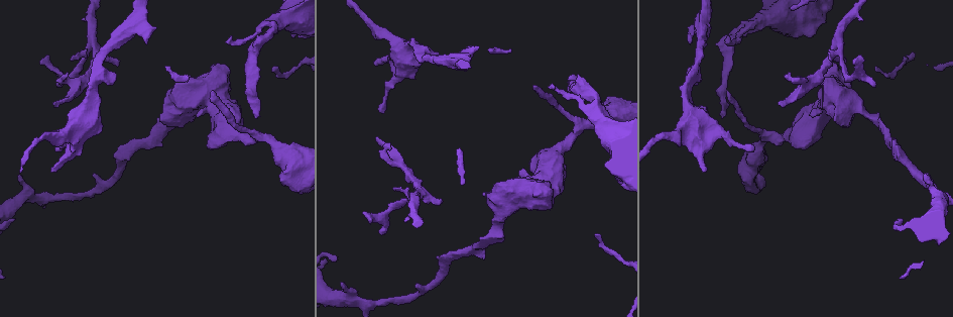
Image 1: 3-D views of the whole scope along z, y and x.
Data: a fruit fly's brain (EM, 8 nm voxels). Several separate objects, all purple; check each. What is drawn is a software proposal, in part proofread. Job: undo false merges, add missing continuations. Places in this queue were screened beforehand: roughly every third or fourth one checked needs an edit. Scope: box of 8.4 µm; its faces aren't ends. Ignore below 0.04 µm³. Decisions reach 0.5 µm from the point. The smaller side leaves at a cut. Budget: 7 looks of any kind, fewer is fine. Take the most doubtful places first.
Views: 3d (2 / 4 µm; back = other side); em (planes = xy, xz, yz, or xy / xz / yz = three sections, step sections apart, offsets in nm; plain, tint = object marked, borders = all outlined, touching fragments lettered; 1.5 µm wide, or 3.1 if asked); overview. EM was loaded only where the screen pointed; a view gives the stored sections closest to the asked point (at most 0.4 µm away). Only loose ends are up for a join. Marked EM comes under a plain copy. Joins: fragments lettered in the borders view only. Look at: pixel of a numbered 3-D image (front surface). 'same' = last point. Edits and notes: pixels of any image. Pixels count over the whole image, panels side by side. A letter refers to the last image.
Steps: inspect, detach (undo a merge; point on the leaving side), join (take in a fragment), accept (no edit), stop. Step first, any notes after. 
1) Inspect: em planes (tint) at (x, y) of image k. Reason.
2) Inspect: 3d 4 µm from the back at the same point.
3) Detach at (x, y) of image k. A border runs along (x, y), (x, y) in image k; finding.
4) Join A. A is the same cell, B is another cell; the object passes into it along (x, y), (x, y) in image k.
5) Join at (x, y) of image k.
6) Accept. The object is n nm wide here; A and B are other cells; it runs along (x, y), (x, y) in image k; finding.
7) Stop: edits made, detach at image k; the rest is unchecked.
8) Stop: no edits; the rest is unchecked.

Inspect: em planes (borders) at (256, 117) of image 1.

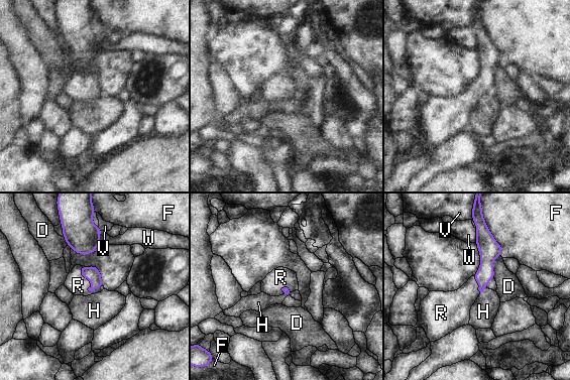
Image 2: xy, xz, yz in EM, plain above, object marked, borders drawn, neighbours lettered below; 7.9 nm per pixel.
Join R. R is the same cell, D, F, H, V and W are other cells; the object passes into it along (92, 272), (91, 284), (78, 285) in image 2; it goes on there.

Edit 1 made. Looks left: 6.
Inspect: overview.

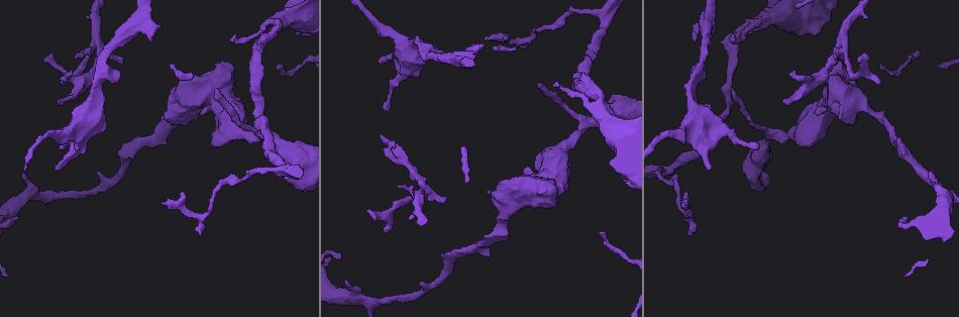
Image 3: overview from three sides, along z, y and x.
Inspect: 3d 4 µm at (694, 40) of image 3. Free end.

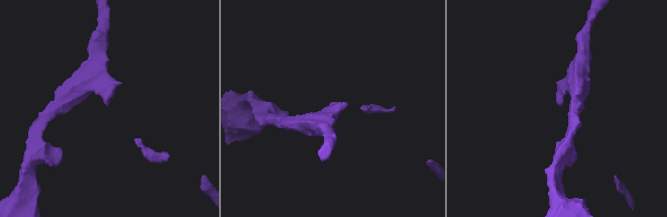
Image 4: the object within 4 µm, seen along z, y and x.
Inspect: em xz step 4 (borders) at (560, 106) of image 4. Now the EM.

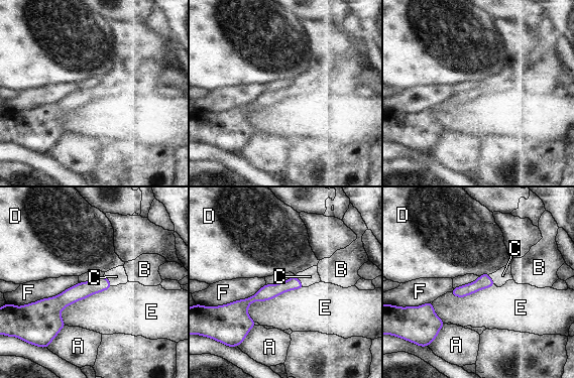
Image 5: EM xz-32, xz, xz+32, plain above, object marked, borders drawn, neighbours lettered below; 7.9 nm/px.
Inspect: em xy step 4 (borders) at the same point.

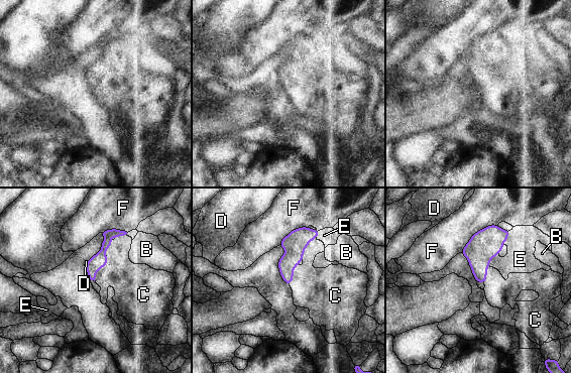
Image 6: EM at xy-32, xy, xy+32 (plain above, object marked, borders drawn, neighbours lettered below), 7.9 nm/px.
Join C. The longest contact is with F, 380 nm; C is the same cell, B, D, E and F are other cells; it goes on there.

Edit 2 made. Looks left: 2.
Stop: edits made, join at image 2, join at image 6; the rest is unchecked.

